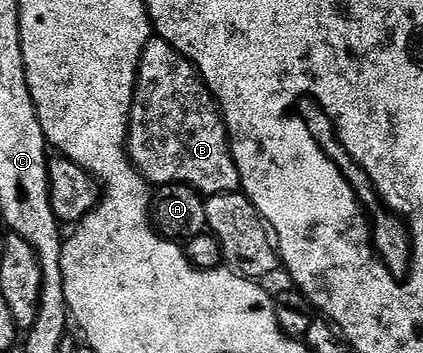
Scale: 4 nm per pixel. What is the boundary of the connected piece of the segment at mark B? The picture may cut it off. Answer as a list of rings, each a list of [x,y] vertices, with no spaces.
[[[158,35],[152,36],[151,41],[145,43],[145,51],[139,60],[131,104],[131,128],[127,131],[127,156],[136,171],[152,187],[181,183],[193,187],[204,198],[218,193],[234,193],[240,188],[239,172],[231,154],[231,142],[227,139],[223,114],[219,112],[214,97],[191,61],[181,56],[164,37]]]

